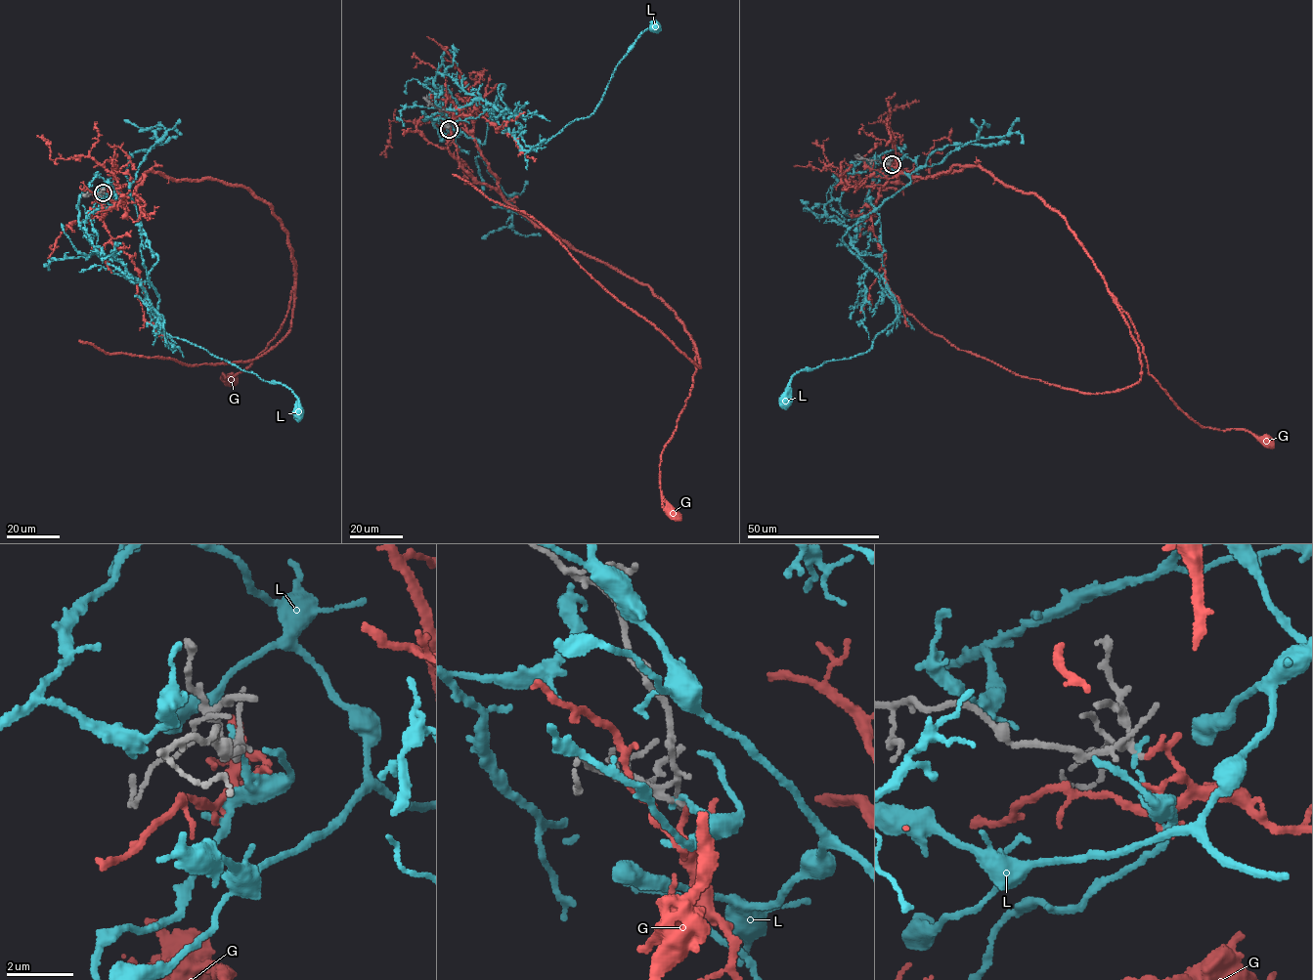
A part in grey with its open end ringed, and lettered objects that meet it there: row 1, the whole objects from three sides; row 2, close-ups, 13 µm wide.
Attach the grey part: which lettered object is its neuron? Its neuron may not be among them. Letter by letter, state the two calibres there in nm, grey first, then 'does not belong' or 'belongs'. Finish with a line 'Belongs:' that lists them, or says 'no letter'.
G: 150/200 nm | belongs
L: 160/140 nm | does not belong
Belongs: G

